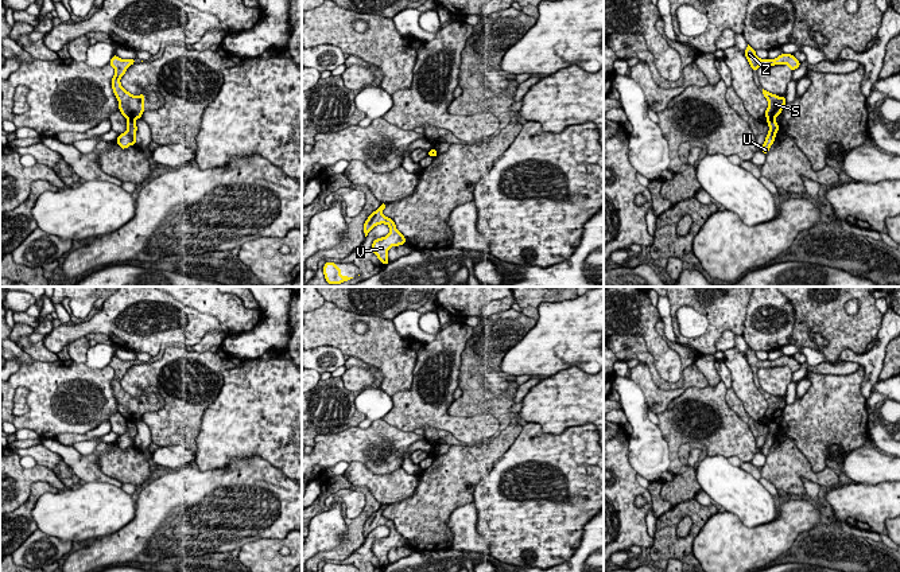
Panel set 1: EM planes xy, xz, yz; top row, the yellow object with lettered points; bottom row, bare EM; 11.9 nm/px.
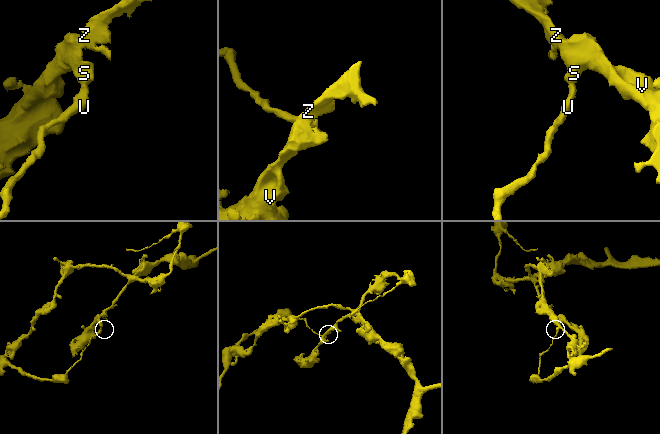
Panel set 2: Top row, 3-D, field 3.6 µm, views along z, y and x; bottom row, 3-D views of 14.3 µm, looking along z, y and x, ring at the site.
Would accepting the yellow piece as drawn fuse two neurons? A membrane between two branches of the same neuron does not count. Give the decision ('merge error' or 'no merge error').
merge error

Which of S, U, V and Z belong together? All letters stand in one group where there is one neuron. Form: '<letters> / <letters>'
S V Z / U

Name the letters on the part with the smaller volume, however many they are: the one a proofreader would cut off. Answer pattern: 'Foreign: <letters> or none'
Foreign: U

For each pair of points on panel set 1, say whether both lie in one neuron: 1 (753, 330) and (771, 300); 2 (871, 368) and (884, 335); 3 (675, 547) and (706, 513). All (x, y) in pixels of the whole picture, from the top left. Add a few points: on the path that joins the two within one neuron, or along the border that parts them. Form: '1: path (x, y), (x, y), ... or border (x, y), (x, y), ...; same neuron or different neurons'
1: path (760, 323), (765, 315), (765, 307); same neuron
2: path (873, 360), (881, 343); same neuron
3: path (685, 541), (699, 522); same neuron

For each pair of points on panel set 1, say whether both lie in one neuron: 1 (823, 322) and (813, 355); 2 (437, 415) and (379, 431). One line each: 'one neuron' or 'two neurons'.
1: two neurons
2: two neurons

